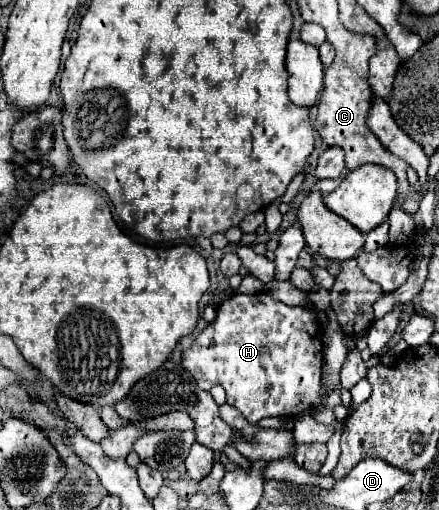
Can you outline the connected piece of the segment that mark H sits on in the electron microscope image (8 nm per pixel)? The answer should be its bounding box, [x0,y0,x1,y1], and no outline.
[182,292,340,424]

